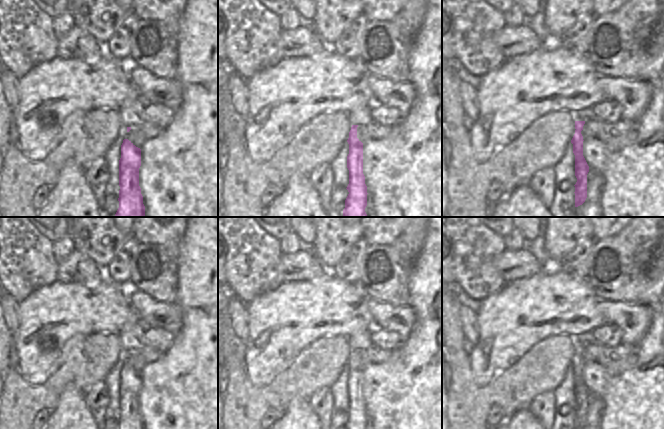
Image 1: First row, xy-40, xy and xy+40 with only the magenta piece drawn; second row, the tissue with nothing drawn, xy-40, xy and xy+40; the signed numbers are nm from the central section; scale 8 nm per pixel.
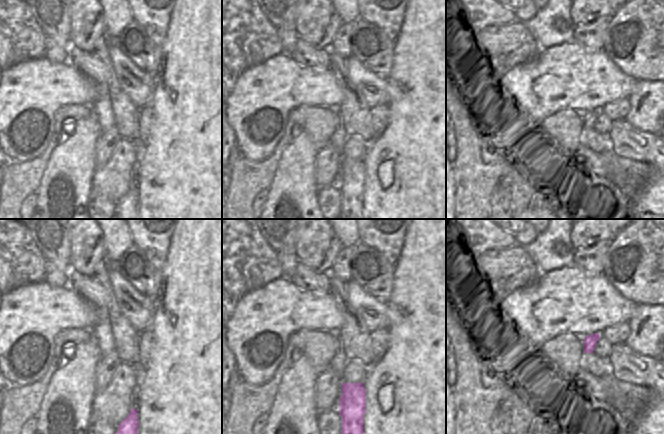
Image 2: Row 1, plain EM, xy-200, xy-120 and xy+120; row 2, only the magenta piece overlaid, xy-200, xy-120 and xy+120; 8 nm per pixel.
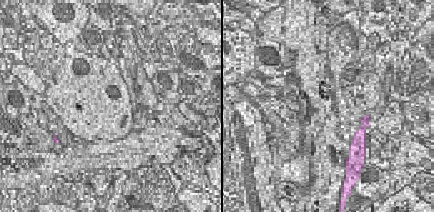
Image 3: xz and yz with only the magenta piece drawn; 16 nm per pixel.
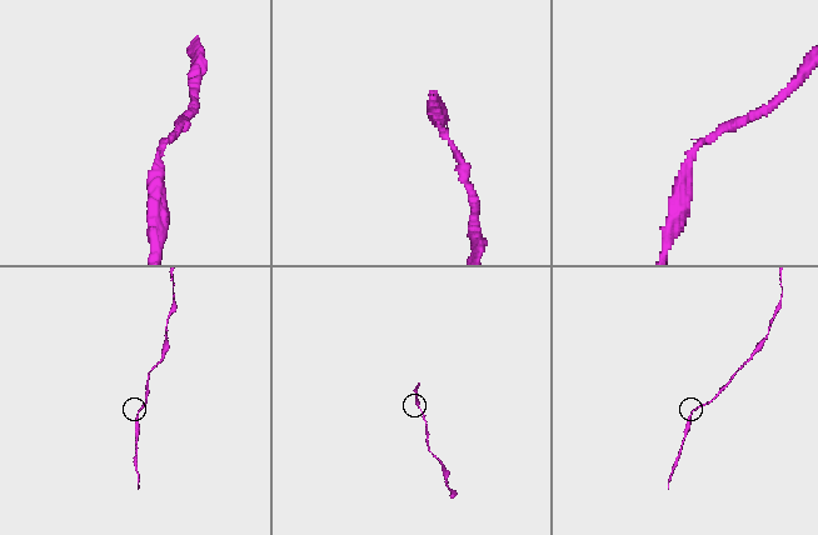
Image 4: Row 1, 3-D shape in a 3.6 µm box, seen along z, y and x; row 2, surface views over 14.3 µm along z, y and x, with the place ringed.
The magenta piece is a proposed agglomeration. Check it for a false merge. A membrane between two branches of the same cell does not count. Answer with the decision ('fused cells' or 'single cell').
single cell

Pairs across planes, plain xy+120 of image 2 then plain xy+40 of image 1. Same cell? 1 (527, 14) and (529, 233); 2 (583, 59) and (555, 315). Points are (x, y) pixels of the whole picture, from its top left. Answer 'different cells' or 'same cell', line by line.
1: different cells
2: same cell

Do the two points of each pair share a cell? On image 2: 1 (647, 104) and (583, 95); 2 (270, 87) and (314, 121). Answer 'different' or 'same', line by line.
1: different
2: different

